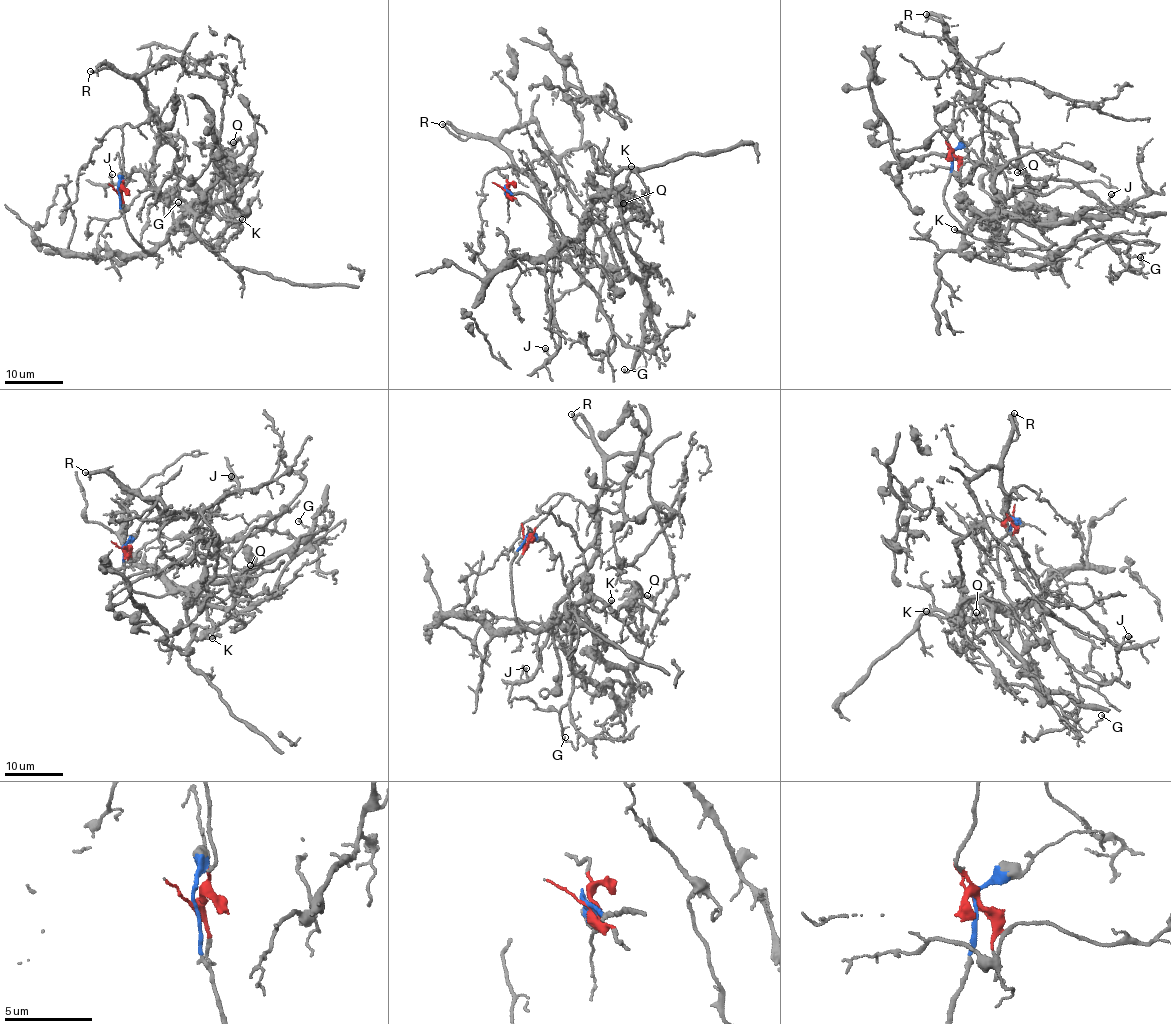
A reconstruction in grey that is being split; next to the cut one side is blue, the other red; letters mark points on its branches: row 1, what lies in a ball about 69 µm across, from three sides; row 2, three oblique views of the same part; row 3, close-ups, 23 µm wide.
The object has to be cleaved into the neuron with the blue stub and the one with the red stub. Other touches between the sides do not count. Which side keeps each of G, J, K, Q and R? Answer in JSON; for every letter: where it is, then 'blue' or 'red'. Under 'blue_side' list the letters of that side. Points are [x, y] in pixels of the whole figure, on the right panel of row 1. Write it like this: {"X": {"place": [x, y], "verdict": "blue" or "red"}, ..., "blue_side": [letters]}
{"G": {"place": [1140, 257], "verdict": "red"}, "J": {"place": [1111, 194], "verdict": "red"}, "K": {"place": [954, 229], "verdict": "blue"}, "Q": {"place": [1017, 172], "verdict": "blue"}, "R": {"place": [926, 14], "verdict": "red"}, "blue_side": ["K", "Q"]}

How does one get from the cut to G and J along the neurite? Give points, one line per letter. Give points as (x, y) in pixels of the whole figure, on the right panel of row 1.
G: (953, 155), (946, 142), (959, 92), (1008, 123), (1041, 207), (1083, 219), (1130, 271), (1139, 273), (1139, 258)
J: (953, 155), (946, 142), (959, 92), (1008, 123), (1024, 173), (1071, 179), (1108, 206), (1110, 194)

